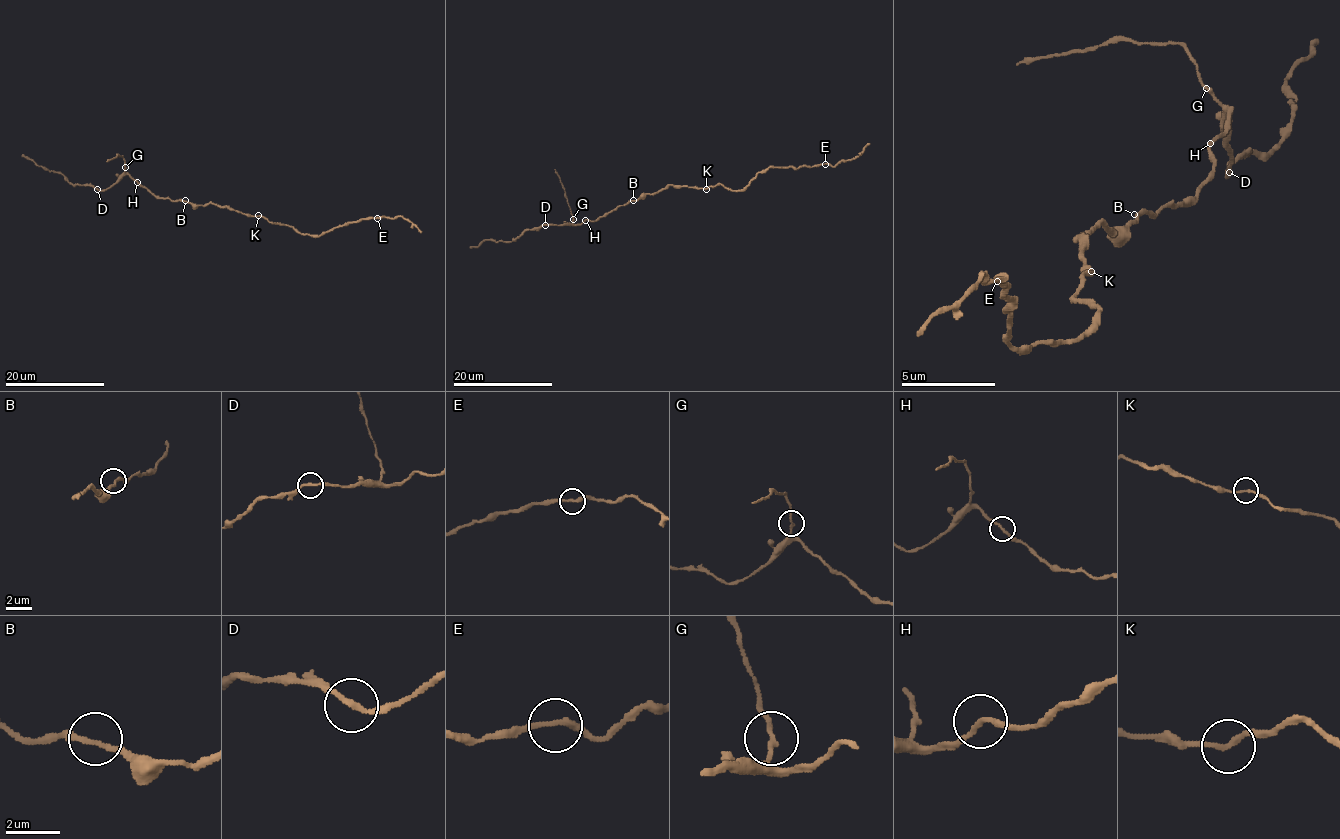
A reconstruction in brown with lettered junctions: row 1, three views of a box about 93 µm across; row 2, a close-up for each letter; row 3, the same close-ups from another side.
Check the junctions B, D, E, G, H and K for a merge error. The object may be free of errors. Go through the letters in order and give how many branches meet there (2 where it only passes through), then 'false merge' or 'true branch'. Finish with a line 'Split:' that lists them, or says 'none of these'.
B: 2 branches meet; true branch
D: 2 branches meet; true branch
E: 2 branches meet; true branch
G: 2 branches meet; true branch
H: 2 branches meet; true branch
K: 2 branches meet; true branch
Split: none of these

